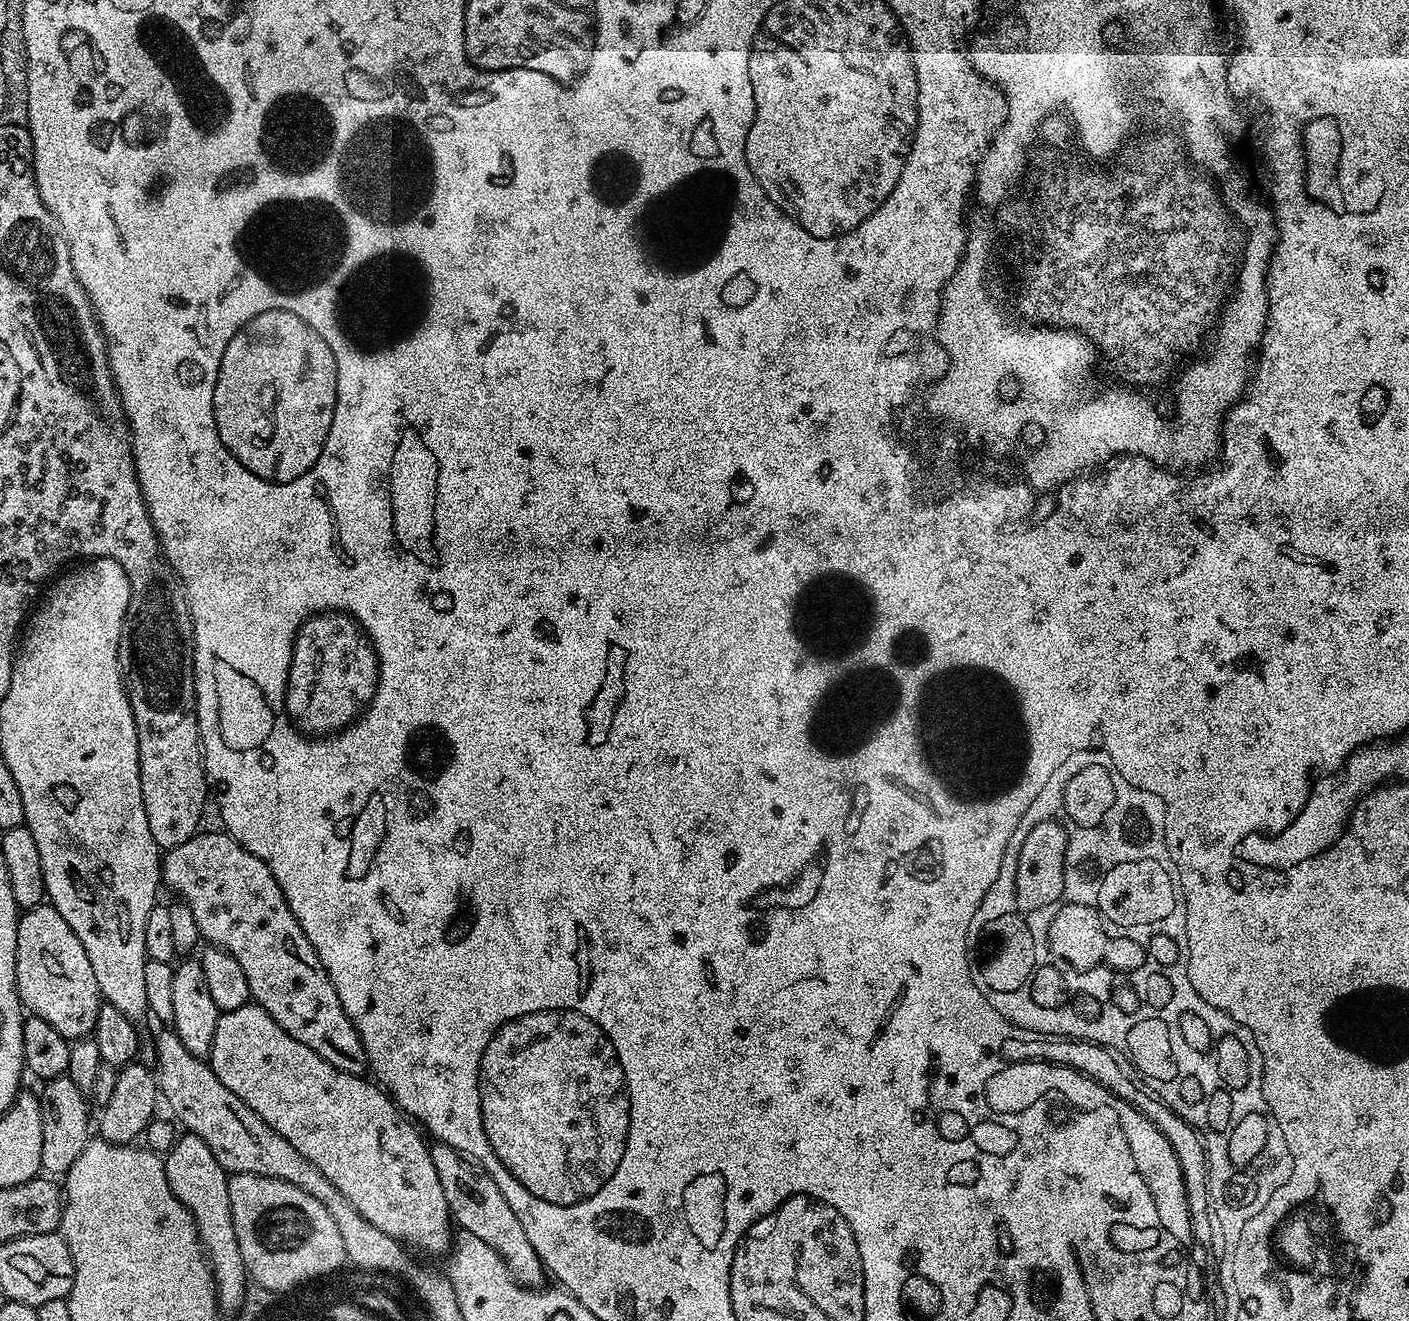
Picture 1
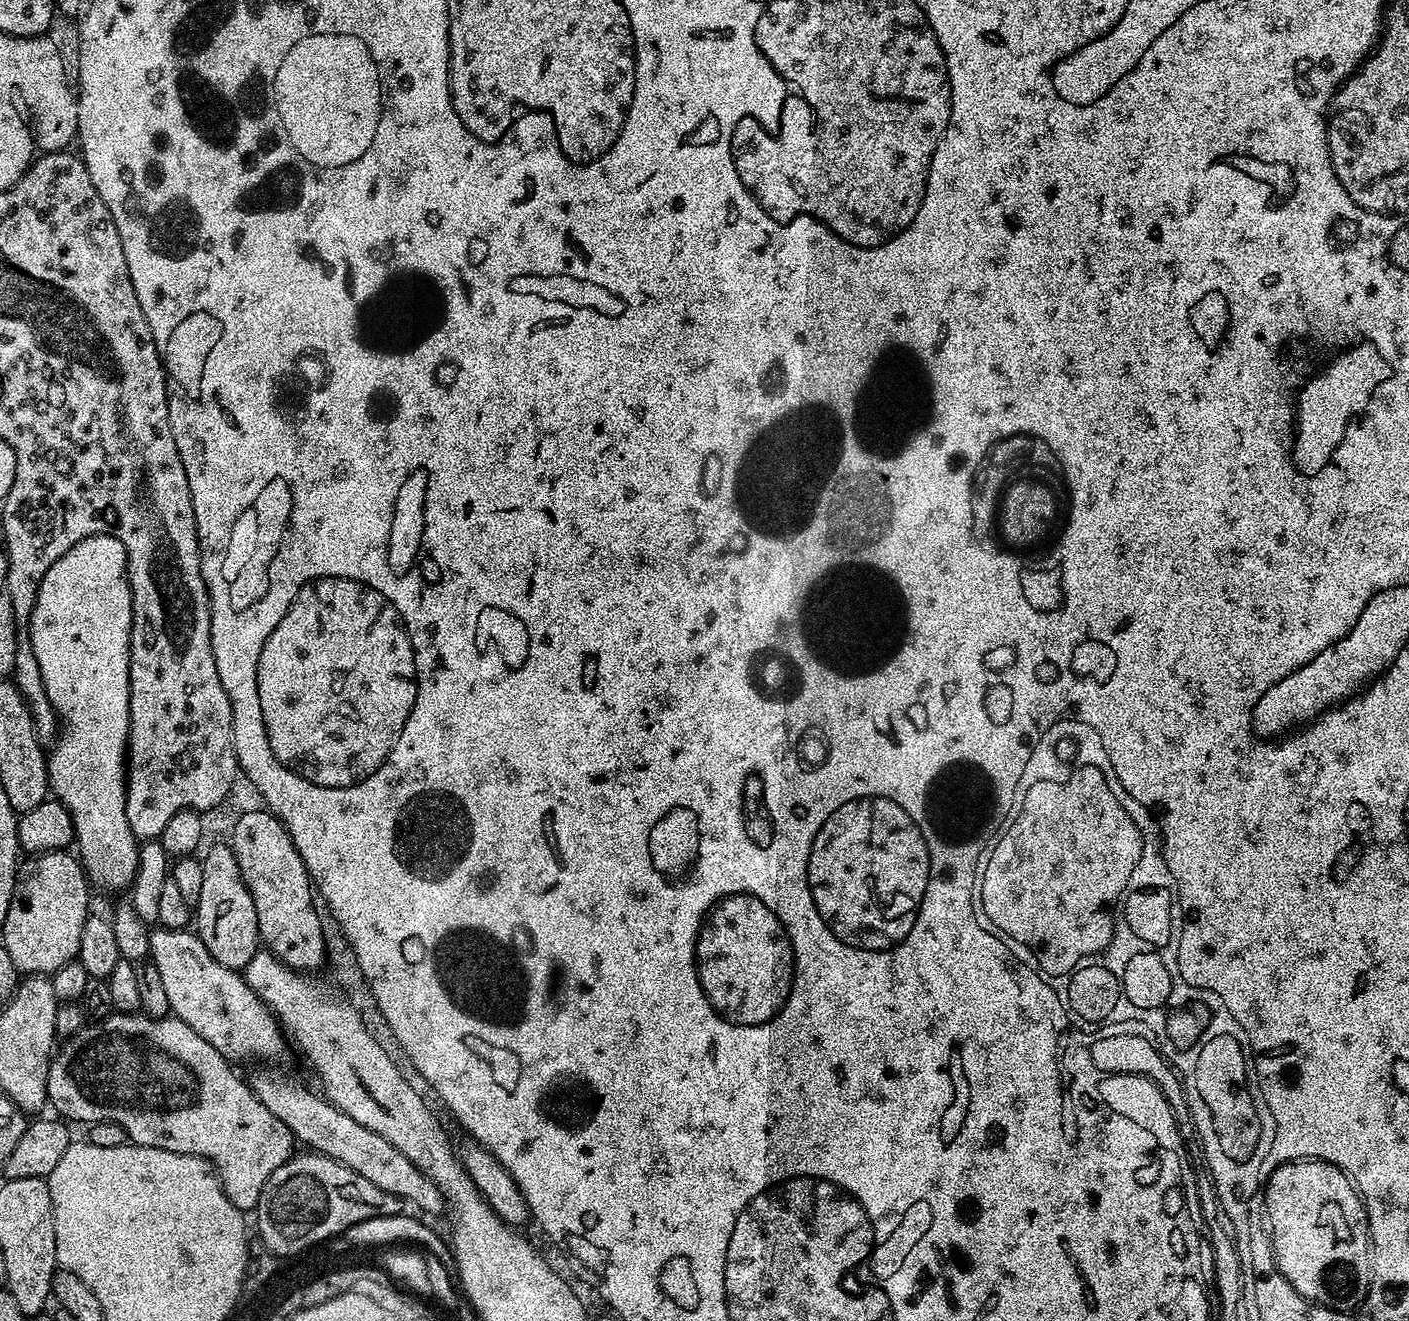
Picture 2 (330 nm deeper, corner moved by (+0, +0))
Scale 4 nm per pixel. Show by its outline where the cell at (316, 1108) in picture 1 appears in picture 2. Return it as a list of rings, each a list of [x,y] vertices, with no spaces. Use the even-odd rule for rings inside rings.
[[[157,927],[150,931],[150,964],[156,967],[160,988],[168,999],[171,1015],[178,1017],[194,1034],[206,1038],[229,1062],[272,1062],[286,1045],[286,1033],[273,1012],[235,968],[222,966],[192,930]]]

